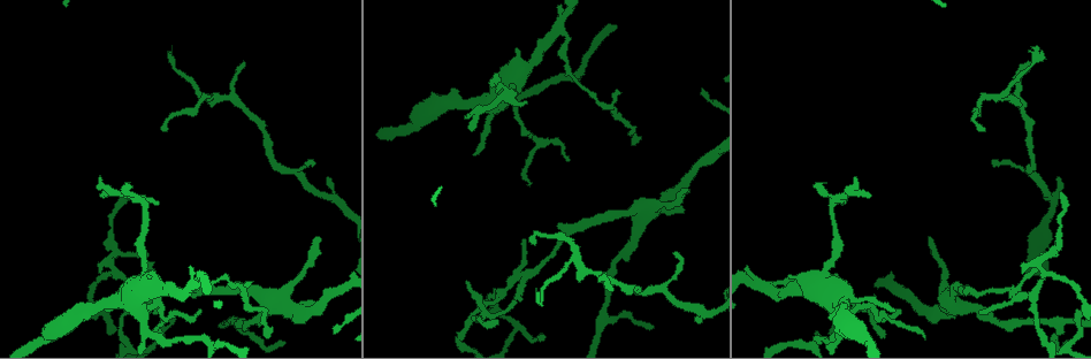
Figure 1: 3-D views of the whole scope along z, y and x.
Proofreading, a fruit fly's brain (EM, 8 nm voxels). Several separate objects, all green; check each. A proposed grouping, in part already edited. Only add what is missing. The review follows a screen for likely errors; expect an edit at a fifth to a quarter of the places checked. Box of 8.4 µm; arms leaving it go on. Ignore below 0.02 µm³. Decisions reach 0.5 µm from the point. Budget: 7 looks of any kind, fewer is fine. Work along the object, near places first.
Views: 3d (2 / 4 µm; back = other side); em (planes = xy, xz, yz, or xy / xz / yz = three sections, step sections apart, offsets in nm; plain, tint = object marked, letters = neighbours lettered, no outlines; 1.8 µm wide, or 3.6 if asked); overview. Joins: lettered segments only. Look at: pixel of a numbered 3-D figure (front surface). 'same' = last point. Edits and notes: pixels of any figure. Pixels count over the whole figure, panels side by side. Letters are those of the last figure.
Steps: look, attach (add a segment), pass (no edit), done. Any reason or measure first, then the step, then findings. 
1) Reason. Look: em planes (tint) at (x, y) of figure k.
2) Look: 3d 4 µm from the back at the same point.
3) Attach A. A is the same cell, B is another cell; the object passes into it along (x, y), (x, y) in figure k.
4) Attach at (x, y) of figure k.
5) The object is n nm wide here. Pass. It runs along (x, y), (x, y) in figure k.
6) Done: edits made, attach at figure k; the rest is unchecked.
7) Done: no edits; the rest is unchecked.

Tapers out. Look: 3d 4 µm at (201, 310) of figure 1.

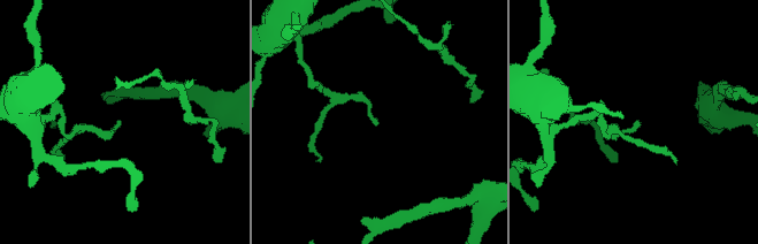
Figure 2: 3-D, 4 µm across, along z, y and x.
Now the EM. Look: em planes (letters) at (121, 122) of figure 2.

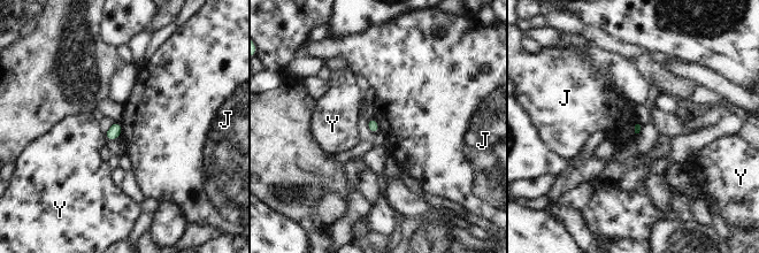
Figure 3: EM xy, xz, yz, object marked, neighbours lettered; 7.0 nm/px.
The longest contact is with J, 120 nm. Pass. J and Y are other cells; a border runs along (373, 116), (380, 130) in figure 3; none of them fits.

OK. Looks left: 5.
An open end. Look: em yz step 4 (letters) at (684, 188) of figure 1.

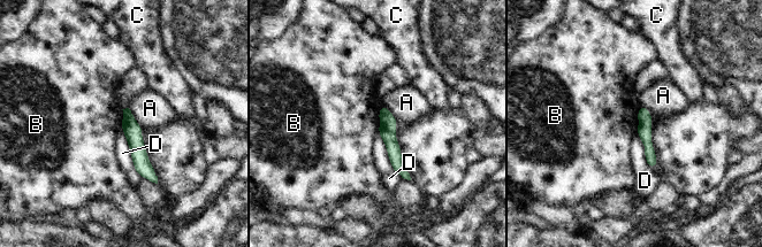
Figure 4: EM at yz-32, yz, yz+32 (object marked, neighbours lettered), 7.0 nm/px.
Pass. A, B, C and D are other cells; a border runs along (121, 109), (122, 129) in figure 4; no lettered segment goes on from it.

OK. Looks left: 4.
Thin end. Look: 3d 2 µm at (326, 178) of figure 1.

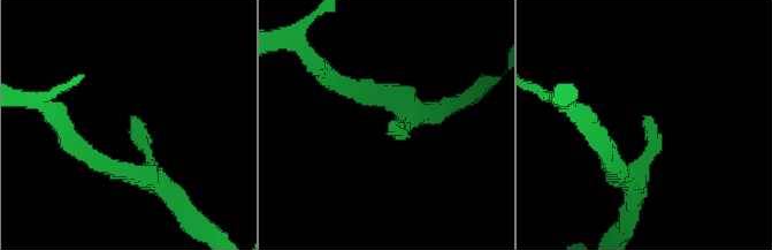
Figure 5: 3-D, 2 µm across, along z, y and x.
Look: em planes (letters) at (392, 126) of figure 5.

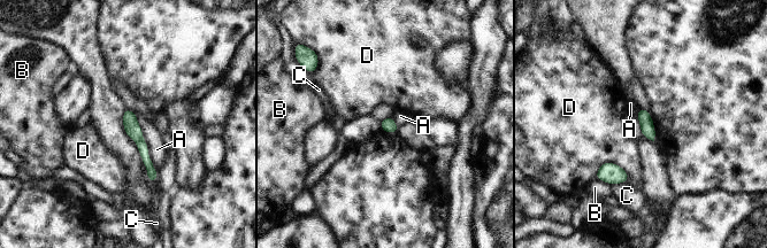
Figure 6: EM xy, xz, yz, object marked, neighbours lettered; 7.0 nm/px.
The object is 100 nm wide here. Pass. A, B, C and D are other cells; it runs along (127, 111), (154, 177) in figure 6; no lettered segment goes on from it.

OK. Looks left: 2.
Done: no edits; the rest is unchecked.

